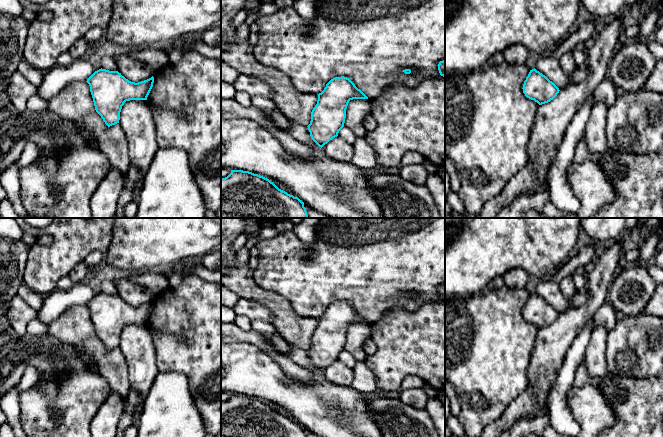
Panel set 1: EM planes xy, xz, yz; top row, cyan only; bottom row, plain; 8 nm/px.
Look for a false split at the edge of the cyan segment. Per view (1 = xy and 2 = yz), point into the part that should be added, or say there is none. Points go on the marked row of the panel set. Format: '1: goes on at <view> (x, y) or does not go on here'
1: does not go on here
2: does not go on here

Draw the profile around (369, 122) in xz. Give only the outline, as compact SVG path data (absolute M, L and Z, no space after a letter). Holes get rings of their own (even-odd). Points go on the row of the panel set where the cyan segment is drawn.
M369 114L364 118L363 125L364 125L365 129L368 132L370 132L376 128L377 123L376 123L376 120L374 119L374 117L371 114Z

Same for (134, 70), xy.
M117 50L113 58L117 64L117 71L131 82L138 83L154 75L155 70L150 65L127 51Z

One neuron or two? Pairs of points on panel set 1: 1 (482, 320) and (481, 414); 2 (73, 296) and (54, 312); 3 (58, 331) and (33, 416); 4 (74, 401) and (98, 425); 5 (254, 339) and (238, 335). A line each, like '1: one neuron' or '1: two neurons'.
1: one neuron
2: one neuron
3: two neurons
4: two neurons
5: one neuron

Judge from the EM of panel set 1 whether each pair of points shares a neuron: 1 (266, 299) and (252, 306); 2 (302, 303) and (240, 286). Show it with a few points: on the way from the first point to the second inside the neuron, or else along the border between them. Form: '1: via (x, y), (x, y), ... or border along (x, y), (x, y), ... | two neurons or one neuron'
1: border along (240, 298), (264, 305), (271, 322) | two neurons
2: border along (265, 289), (286, 298), (292, 308), (302, 316) | two neurons

